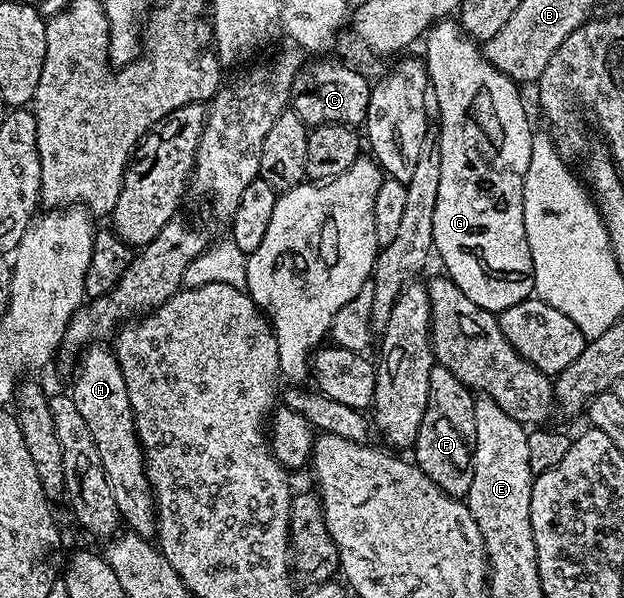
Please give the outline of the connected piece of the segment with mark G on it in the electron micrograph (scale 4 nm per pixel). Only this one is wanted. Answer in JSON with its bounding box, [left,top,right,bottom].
[425,20,535,312]

